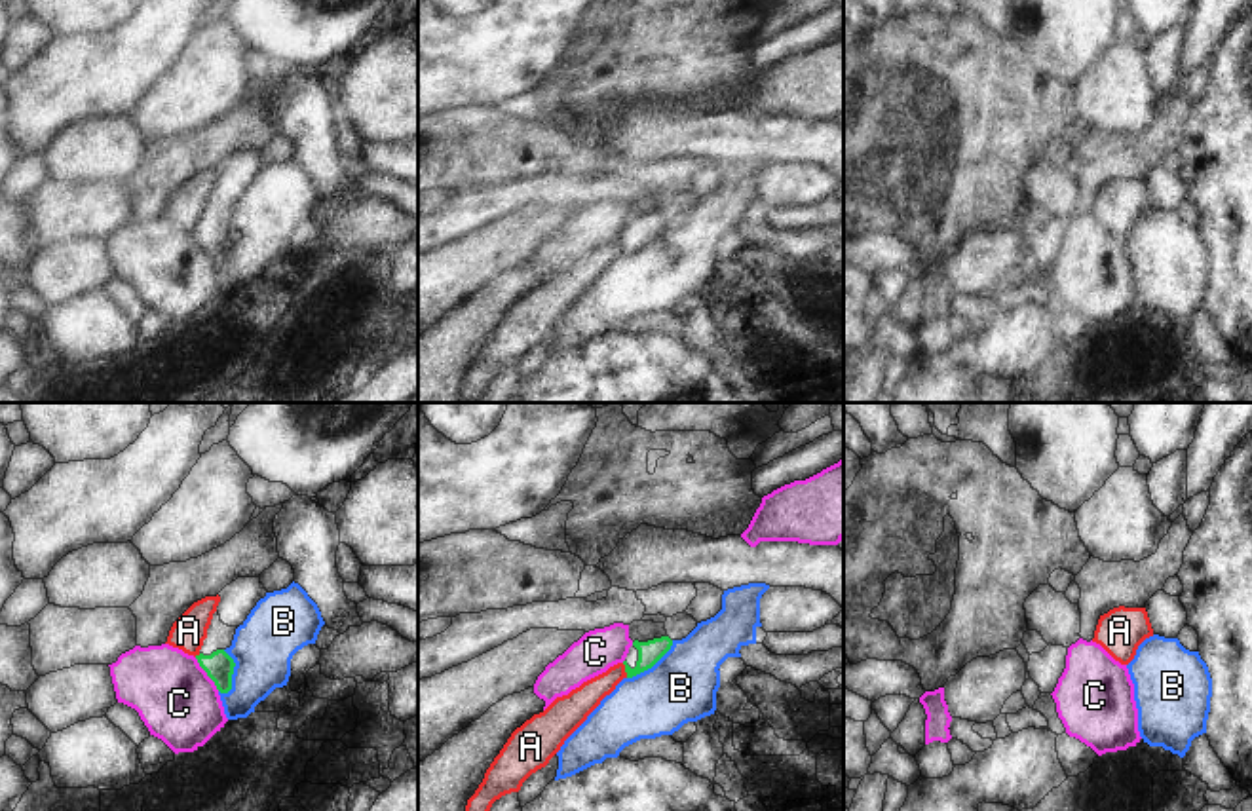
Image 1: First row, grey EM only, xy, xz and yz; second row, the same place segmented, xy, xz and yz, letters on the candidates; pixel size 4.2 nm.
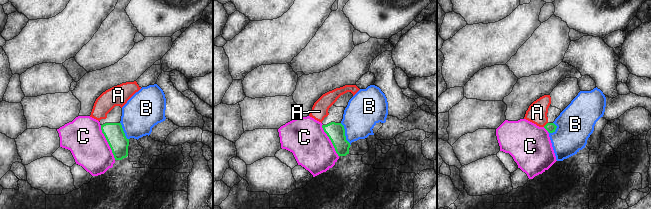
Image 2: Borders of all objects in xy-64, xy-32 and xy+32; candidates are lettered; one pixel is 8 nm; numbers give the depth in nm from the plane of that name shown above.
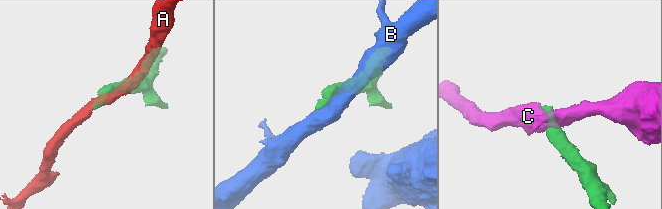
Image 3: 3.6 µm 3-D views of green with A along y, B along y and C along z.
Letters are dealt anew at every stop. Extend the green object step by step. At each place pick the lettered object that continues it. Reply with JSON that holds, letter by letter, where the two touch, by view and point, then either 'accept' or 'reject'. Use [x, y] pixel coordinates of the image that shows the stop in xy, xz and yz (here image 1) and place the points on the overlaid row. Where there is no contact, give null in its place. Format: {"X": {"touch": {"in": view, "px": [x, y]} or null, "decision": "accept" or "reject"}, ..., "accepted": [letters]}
{"A": {"touch": {"in": "xz", "px": [626, 671]}, "decision": "reject"}, "B": {"touch": {"in": "xy", "px": [232, 673]}, "decision": "reject"}, "C": {"touch": {"in": "xy", "px": [208, 675]}, "decision": "reject"}, "accepted": []}

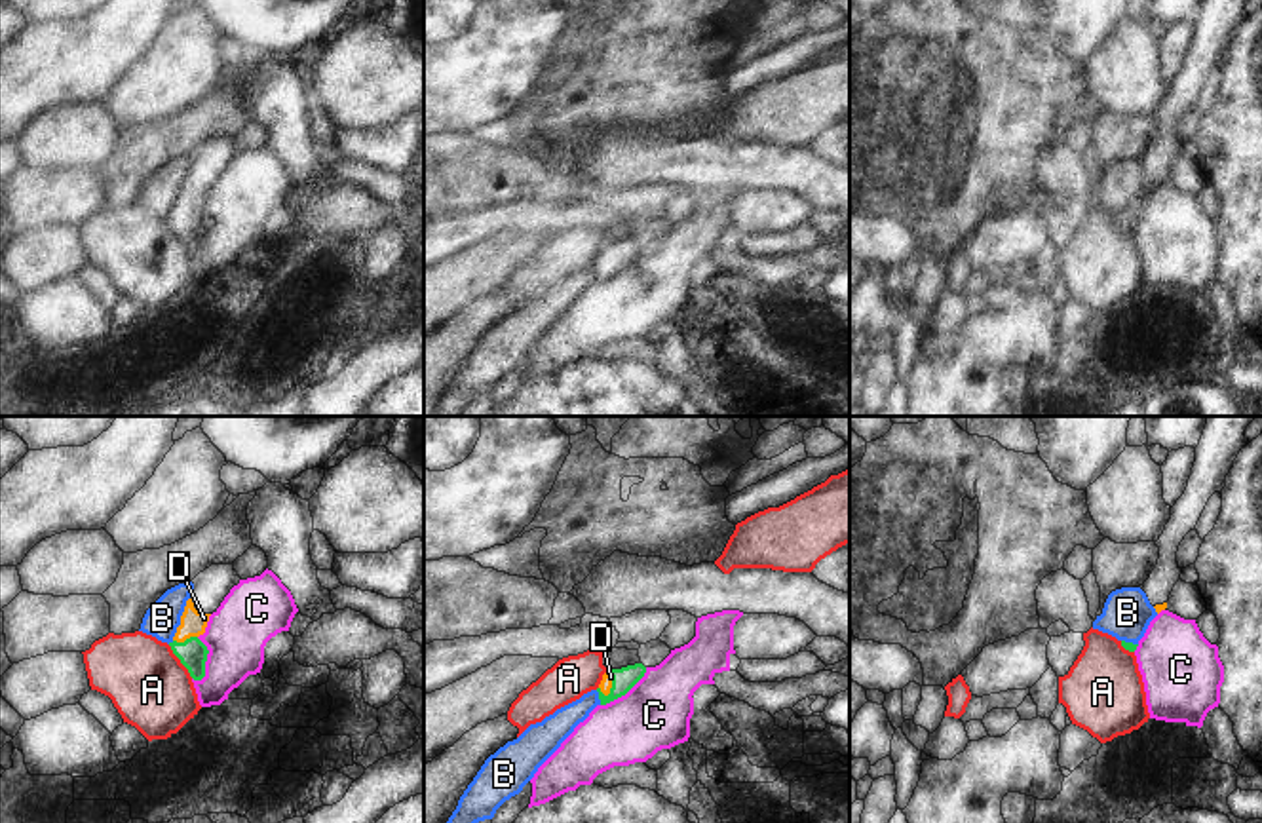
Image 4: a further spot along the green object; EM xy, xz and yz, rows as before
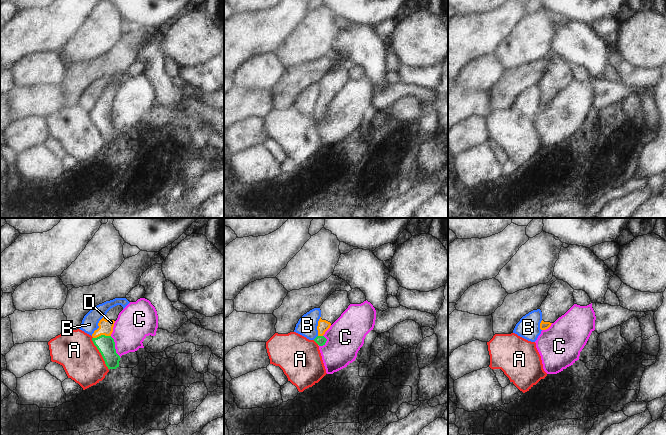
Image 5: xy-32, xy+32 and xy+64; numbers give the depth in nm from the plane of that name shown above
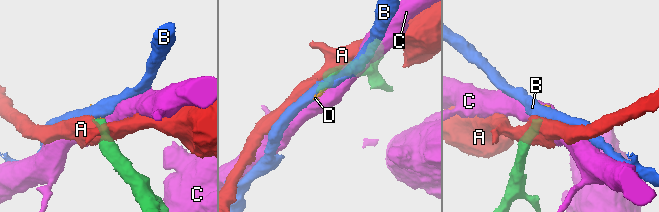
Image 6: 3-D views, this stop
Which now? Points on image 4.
{"A": {"touch": {"in": "xy", "px": [181, 662]}, "decision": "reject"}, "B": {"touch": {"in": "xz", "px": [599, 698]}, "decision": "reject"}, "C": {"touch": {"in": "xy", "px": [206, 660]}, "decision": "reject"}, "D": {"touch": {"in": "xy", "px": [185, 641]}, "decision": "accept"}, "accepted": ["D"]}

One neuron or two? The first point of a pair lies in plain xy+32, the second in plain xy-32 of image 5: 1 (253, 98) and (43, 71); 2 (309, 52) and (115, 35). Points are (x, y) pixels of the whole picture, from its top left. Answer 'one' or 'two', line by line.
1: two
2: one

